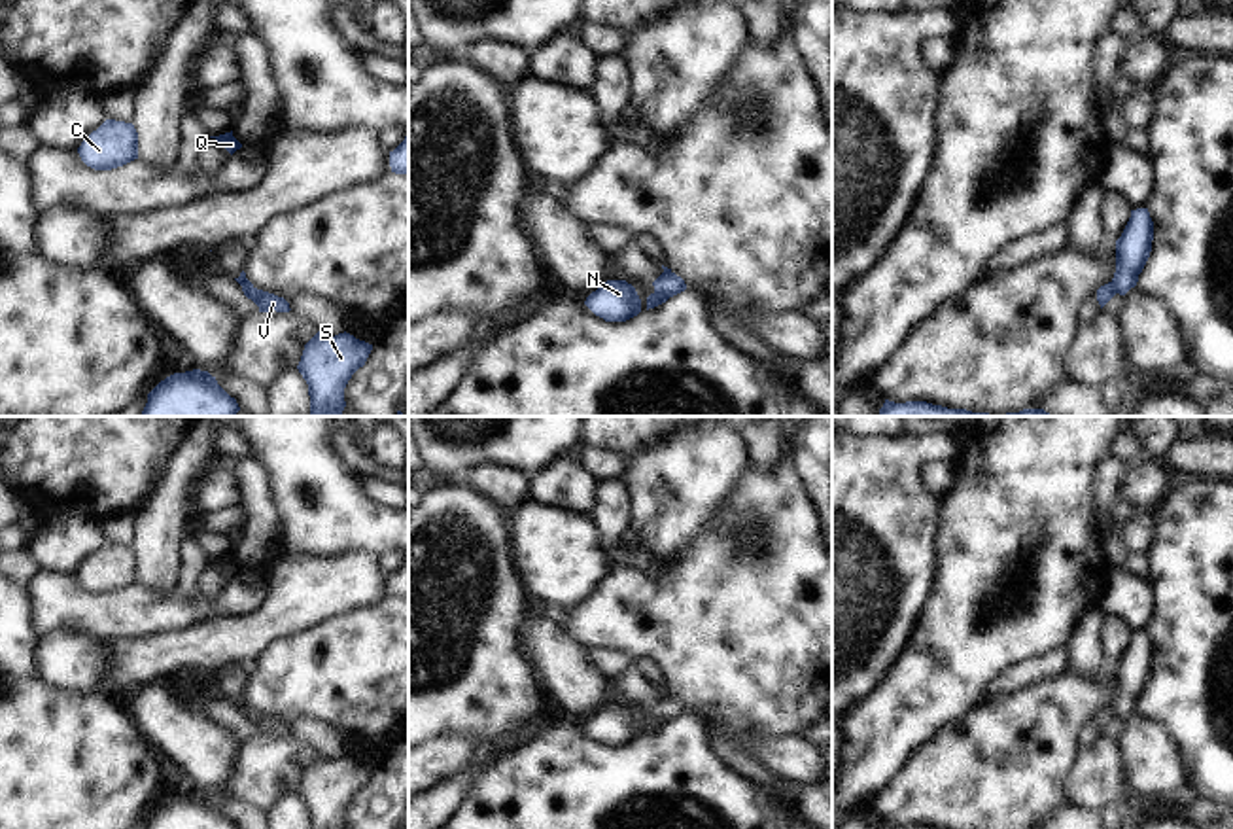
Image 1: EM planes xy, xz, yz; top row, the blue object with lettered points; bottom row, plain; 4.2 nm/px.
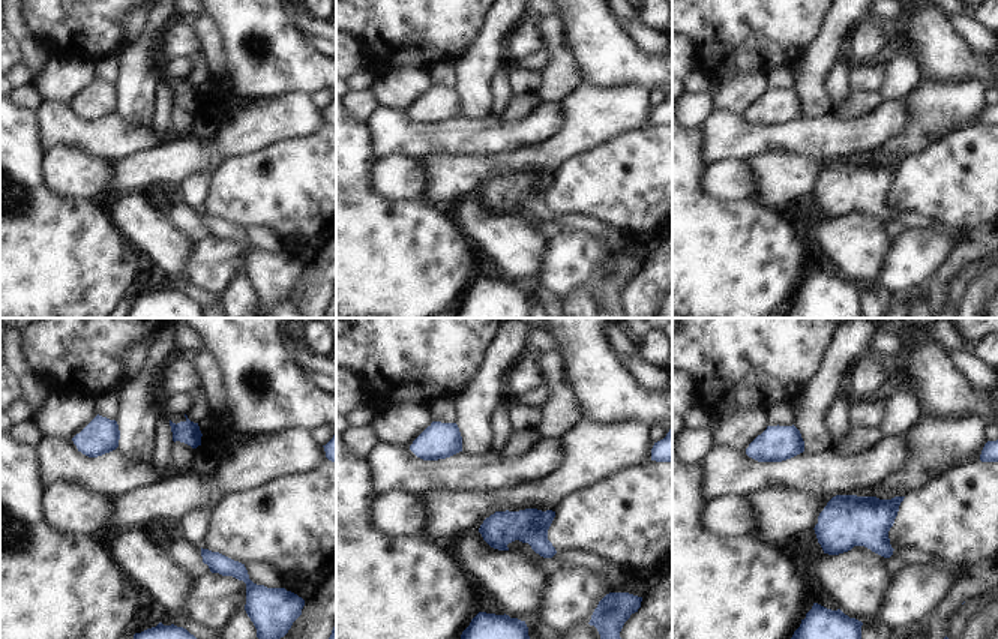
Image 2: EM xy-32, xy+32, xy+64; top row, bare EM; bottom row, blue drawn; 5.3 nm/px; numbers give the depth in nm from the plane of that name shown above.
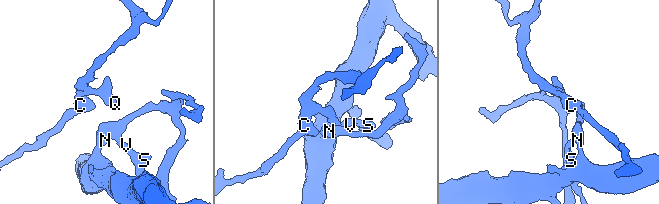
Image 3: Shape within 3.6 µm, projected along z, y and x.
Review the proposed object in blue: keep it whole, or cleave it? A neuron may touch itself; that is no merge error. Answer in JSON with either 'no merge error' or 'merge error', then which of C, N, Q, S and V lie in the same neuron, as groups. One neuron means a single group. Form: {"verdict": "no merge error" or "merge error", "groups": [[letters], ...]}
{"verdict": "merge error", "groups": [["C", "Q", "S", "V"], ["N"]]}

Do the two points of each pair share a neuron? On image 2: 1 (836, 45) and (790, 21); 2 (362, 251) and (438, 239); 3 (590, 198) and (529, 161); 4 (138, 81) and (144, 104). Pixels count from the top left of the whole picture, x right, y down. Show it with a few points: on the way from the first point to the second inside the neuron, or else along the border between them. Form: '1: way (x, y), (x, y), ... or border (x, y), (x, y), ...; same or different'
1: border (829, 15), (823, 32), (797, 60); different
2: way (381, 251), (419, 251); same
3: border (583, 155), (569, 159), (553, 174); different
4: way (138, 87), (138, 98); same

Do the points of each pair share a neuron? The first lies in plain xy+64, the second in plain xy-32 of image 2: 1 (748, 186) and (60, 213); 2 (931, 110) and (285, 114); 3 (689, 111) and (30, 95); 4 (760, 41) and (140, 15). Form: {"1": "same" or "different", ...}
{"1": "different", "2": "same", "3": "same", "4": "different"}

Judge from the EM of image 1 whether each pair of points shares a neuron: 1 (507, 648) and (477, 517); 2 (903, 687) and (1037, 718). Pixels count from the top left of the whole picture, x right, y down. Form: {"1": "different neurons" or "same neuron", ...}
{"1": "same neuron", "2": "different neurons"}

